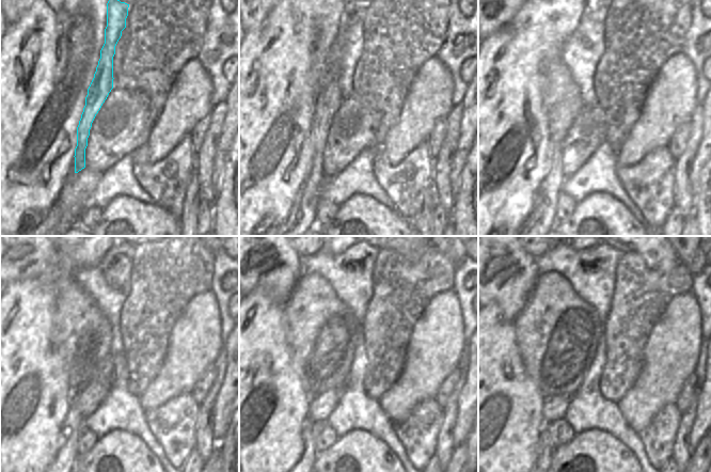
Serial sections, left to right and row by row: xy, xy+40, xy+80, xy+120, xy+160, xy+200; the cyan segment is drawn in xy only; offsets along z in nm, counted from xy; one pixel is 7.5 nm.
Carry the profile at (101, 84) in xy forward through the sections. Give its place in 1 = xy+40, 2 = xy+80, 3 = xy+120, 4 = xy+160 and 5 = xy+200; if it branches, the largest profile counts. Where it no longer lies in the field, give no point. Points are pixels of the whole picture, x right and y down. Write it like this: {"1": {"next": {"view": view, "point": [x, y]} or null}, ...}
{"1": {"next": {"view": "xy+40", "point": [302, 214]}}, "2": {"next": {"view": "xy+80", "point": [561, 115]}}, "3": {"next": {"view": "xy+120", "point": [68, 434]}}, "4": {"next": {"view": "xy+160", "point": [309, 453]}}, "5": {"next": {"view": "xy+200", "point": [544, 449]}}}

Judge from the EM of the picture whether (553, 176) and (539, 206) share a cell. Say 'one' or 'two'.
one

